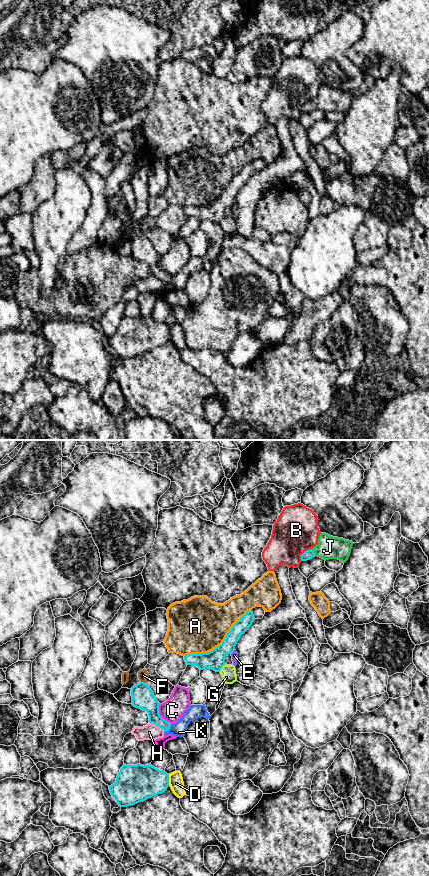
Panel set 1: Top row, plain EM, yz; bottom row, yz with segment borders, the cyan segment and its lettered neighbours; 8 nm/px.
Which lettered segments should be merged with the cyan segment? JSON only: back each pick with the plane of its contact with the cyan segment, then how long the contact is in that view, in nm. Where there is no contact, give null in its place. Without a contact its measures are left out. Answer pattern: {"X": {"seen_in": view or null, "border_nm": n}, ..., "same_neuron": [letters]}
{"J": {"seen_in": "yz", "border_nm": 70}, "same_neuron": ["J"]}

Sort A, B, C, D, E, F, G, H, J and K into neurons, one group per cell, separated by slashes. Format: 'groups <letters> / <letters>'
groups A / B / C / D / E / F / G / H K / J

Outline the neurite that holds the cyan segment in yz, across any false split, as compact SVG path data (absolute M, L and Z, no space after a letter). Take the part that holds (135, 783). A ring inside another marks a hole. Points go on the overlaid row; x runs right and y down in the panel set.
M124 764L109 790L120 807L127 807L164 793L168 786L169 774L165 771L151 764Z

